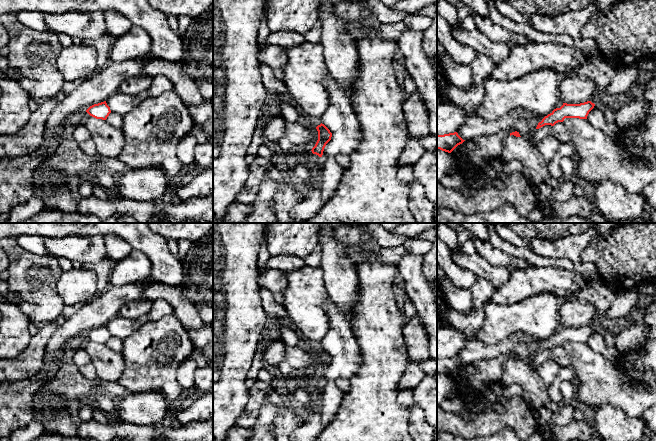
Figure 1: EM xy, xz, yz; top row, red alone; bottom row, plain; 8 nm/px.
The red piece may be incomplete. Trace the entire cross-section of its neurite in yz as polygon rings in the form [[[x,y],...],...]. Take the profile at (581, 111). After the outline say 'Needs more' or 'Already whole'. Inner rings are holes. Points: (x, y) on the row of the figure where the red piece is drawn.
[[[591,101],[580,104],[563,103],[560,108],[554,109],[550,114],[545,116],[542,121],[538,123],[536,129],[545,125],[554,126],[558,122],[563,122],[565,118],[587,119],[589,112],[594,106],[595,104]]]. Already whole

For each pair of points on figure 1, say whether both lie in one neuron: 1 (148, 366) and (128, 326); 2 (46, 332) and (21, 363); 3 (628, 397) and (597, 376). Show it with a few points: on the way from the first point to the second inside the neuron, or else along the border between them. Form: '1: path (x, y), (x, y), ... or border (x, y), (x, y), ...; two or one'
1: border (149, 320), (139, 326), (123, 341); two
2: path (39, 340), (36, 348), (29, 355); one
3: path (620, 393), (605, 384); one

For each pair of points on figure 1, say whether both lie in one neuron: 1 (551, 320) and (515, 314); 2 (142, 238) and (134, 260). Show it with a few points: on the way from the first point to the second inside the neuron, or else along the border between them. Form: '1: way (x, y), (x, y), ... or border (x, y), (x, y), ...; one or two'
1: way (542, 318), (524, 317); one
2: border (134, 249), (142, 252), (147, 257), (151, 270); two

